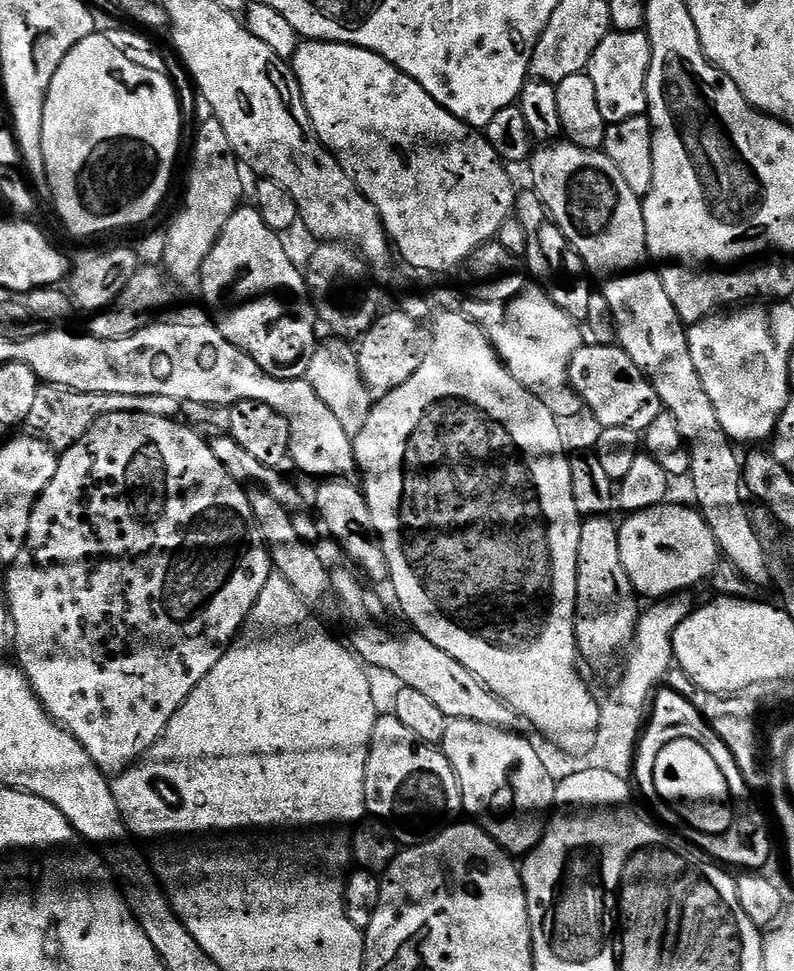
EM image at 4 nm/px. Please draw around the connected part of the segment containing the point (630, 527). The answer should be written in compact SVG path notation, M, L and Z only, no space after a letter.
M665 502L629 512L619 521L618 554L630 582L641 597L667 598L690 590L703 576L711 577L722 553L703 514L695 507Z

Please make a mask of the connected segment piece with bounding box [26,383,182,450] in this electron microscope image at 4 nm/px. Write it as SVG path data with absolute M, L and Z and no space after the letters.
M41 383L38 395L34 398L34 406L30 406L30 414L26 421L27 427L33 433L39 434L47 440L53 448L63 450L69 444L79 440L92 428L95 420L106 414L115 412L138 412L142 410L146 414L166 416L169 418L179 417L181 414L182 401L178 398L166 398L165 396L123 396L122 394L94 394L93 392L79 392L70 390L66 386L57 384Z

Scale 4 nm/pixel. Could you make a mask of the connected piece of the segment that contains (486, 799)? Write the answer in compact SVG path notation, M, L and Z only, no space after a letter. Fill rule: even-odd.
M449 720L444 735L442 750L452 764L458 778L460 793L464 799L463 811L478 822L505 852L520 858L532 852L544 835L546 821L556 803L557 781L552 780L540 752L524 736L511 732L511 727L495 722L487 724L481 720Z

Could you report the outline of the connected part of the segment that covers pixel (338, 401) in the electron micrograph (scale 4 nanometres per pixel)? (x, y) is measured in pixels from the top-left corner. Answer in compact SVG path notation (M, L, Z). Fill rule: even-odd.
M329 338L321 339L316 345L314 354L310 358L307 382L314 386L314 394L334 410L334 418L342 422L342 426L350 434L356 433L366 422L374 403L374 393L364 383L359 370L357 349L347 339Z

